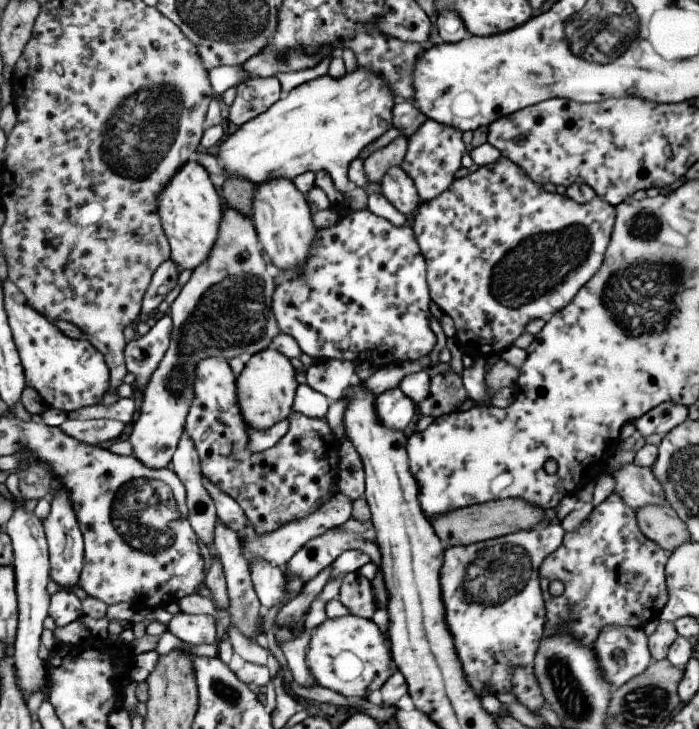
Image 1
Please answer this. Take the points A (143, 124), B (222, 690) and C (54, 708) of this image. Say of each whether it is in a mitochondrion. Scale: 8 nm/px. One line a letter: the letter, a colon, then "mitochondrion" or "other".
A: mitochondrion
B: mitochondrion
C: other

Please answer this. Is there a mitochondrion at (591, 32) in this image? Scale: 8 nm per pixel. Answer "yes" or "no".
yes

